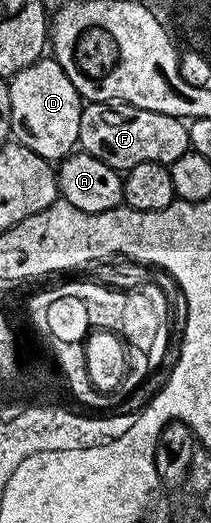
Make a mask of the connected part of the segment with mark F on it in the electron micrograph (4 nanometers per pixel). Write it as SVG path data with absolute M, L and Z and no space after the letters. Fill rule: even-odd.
M88 103L82 113L78 147L90 157L98 157L98 161L121 173L143 163L170 165L190 150L188 123L166 113L138 109L128 103Z

